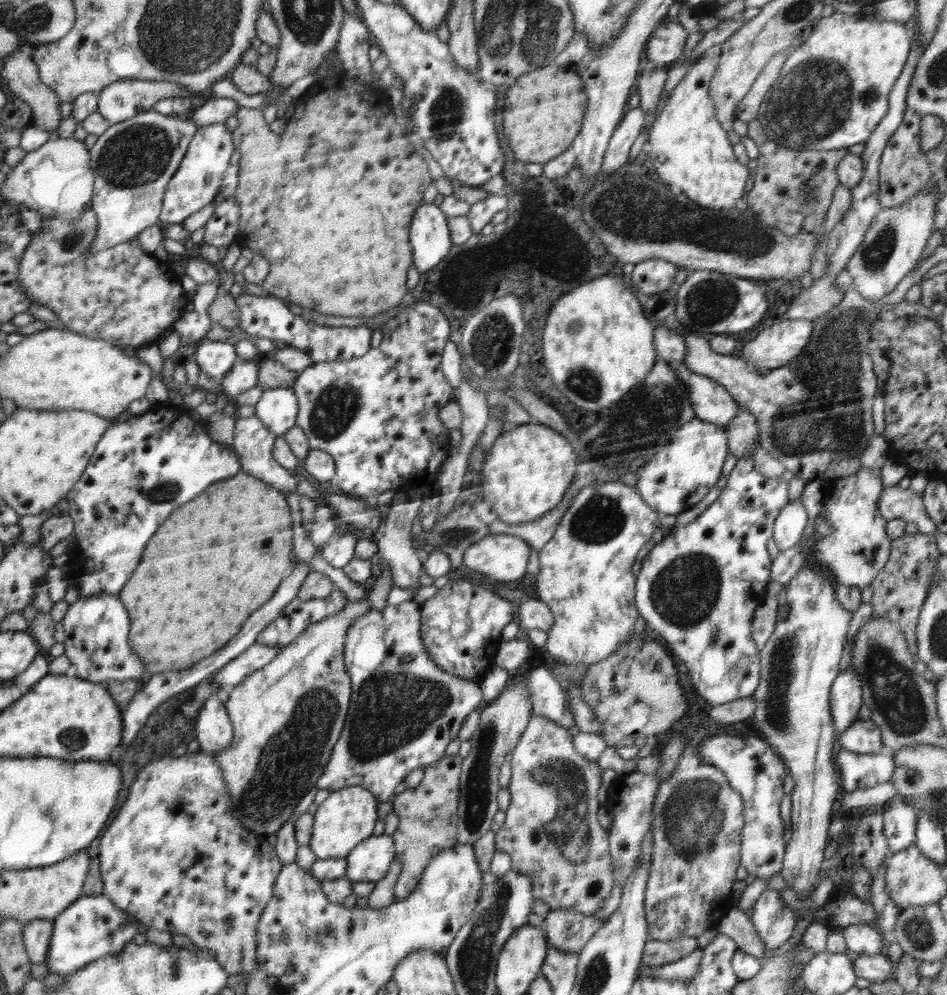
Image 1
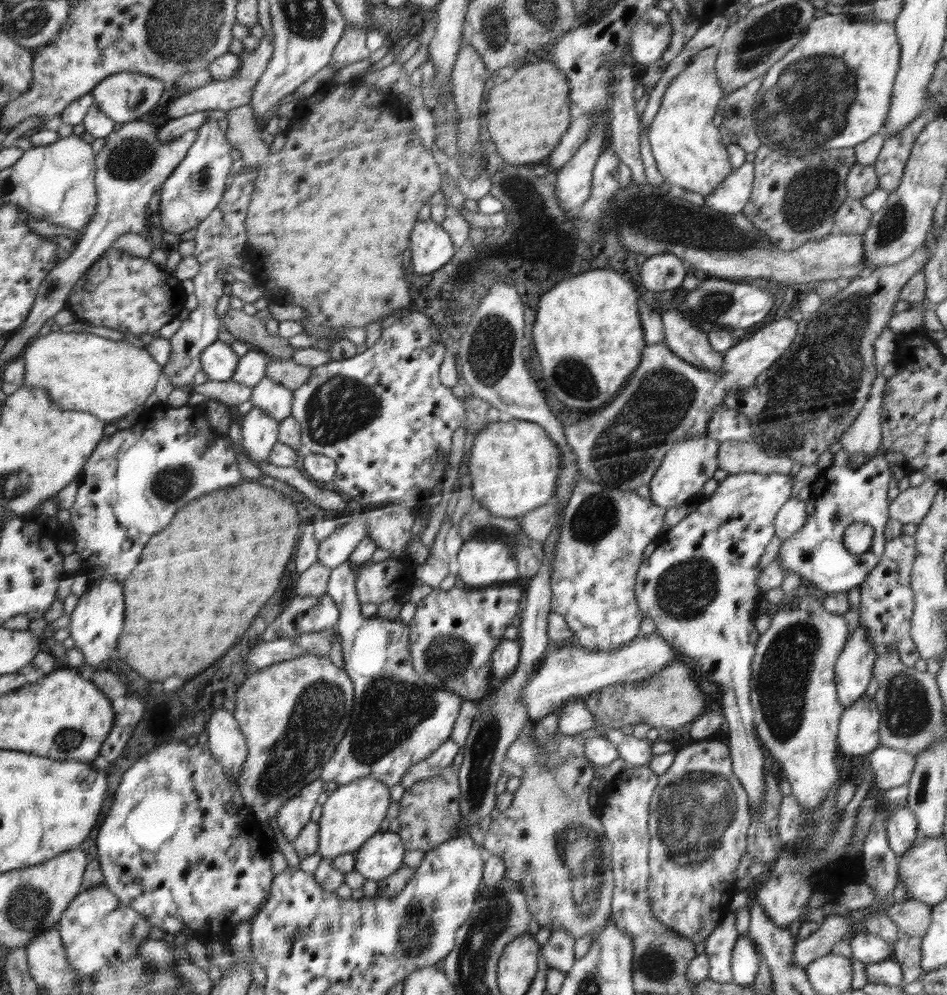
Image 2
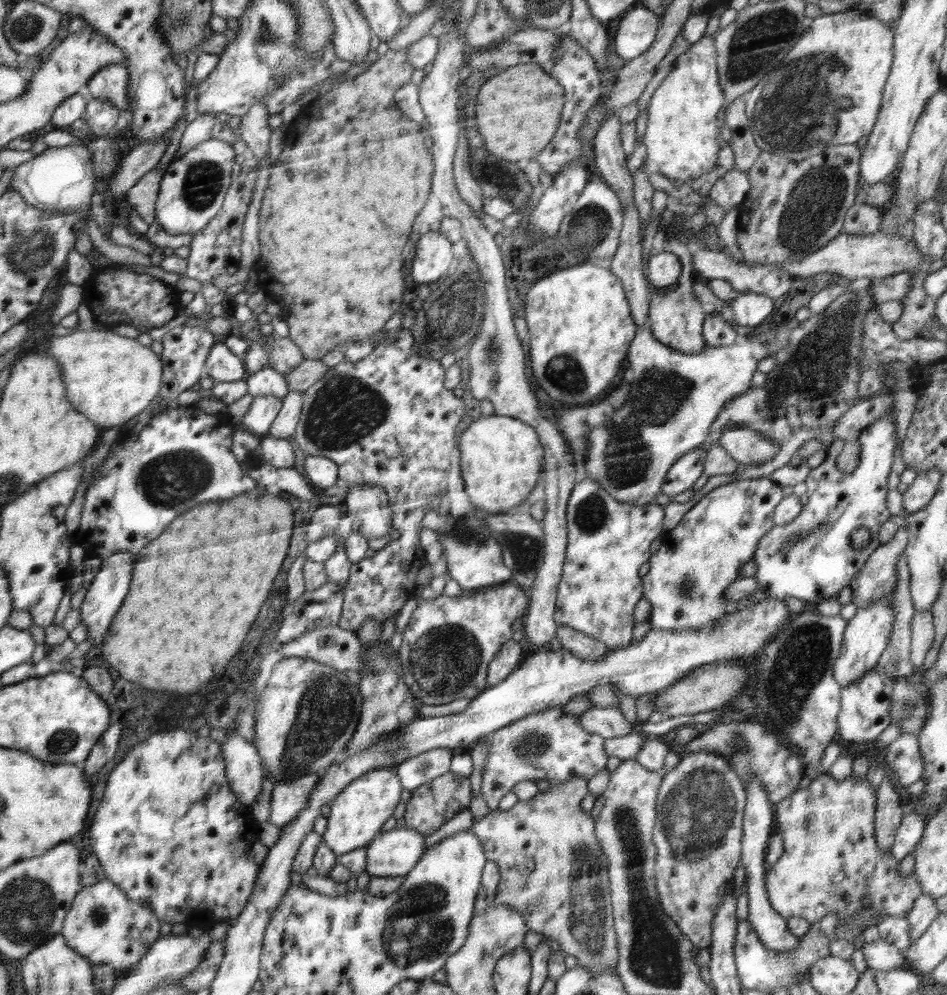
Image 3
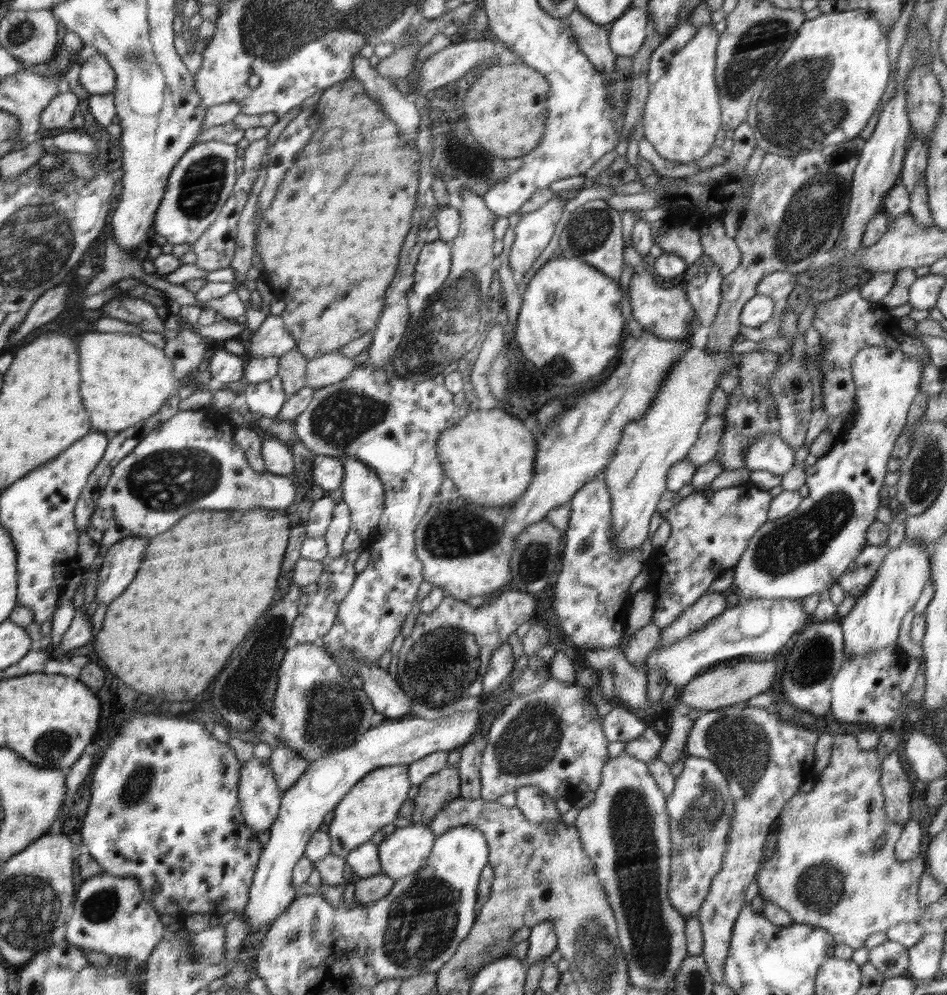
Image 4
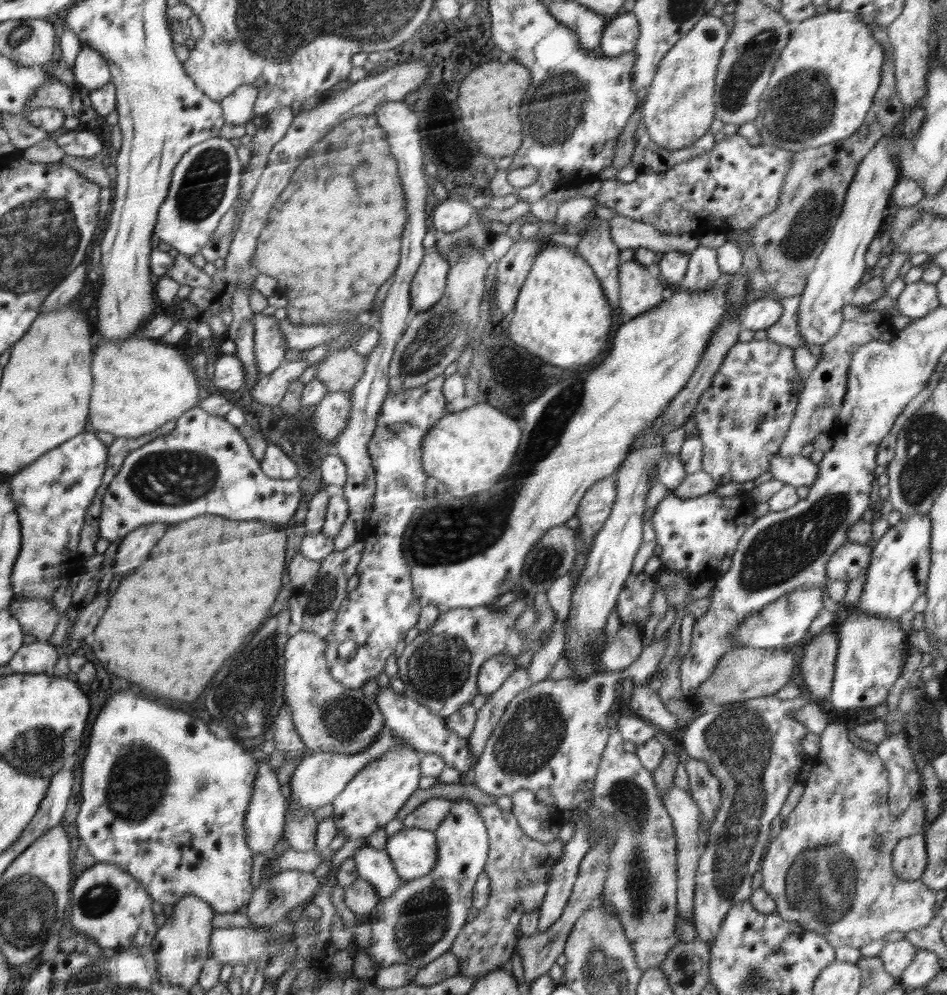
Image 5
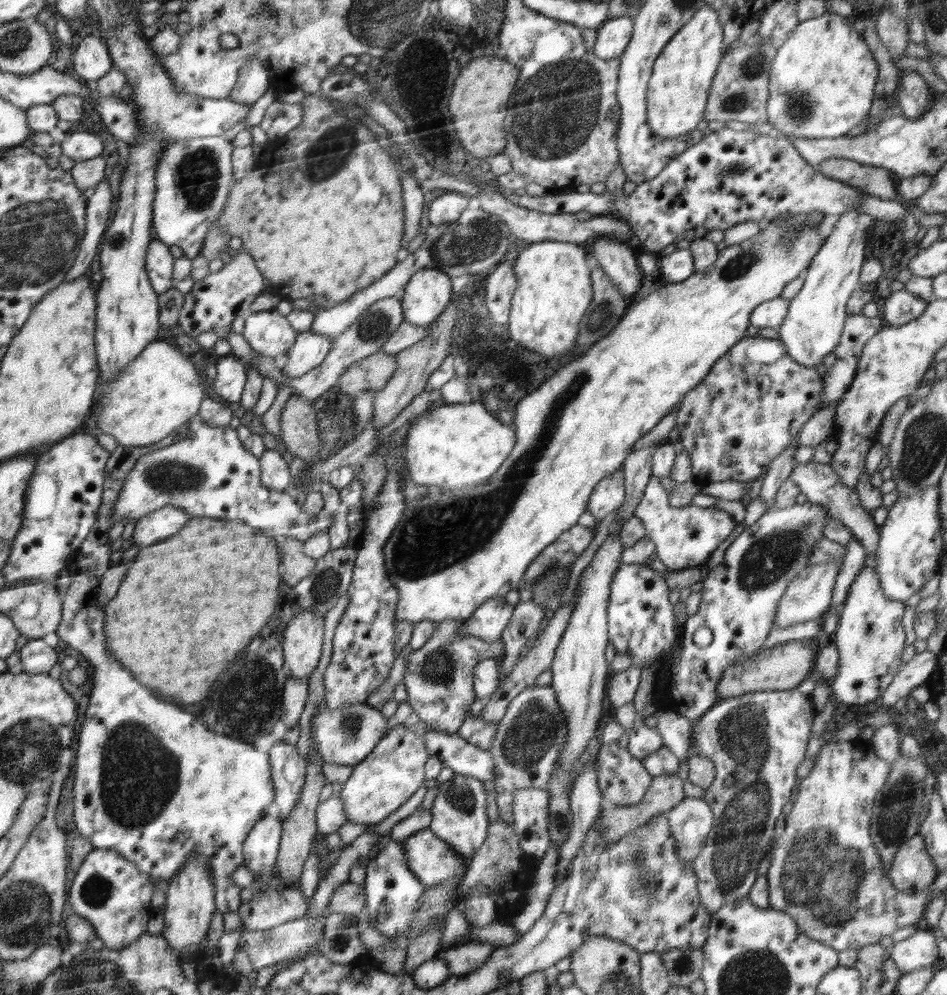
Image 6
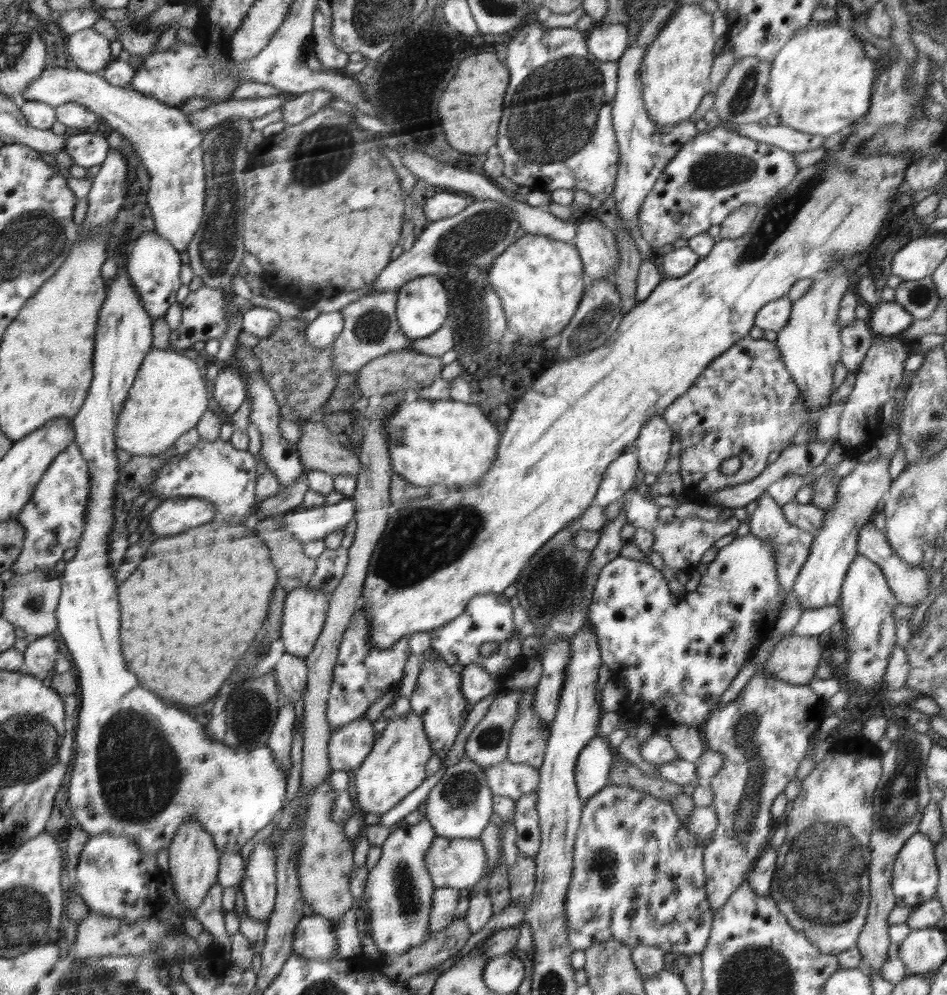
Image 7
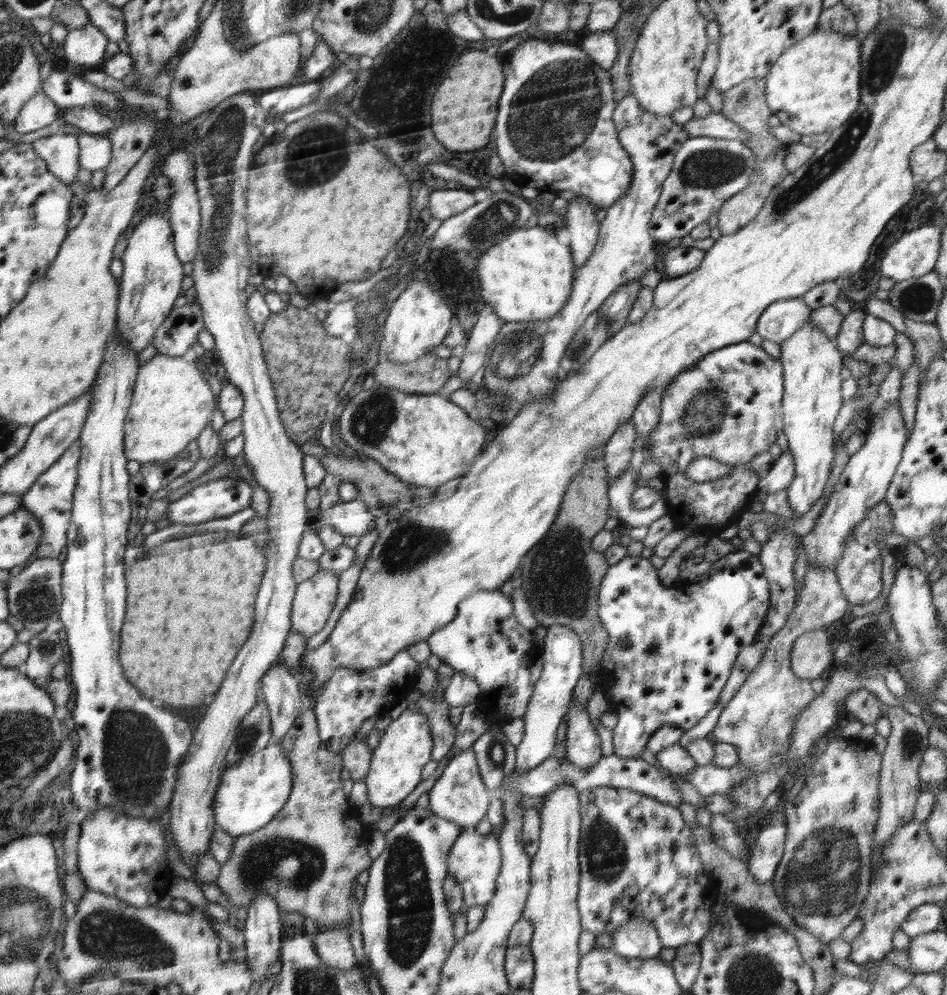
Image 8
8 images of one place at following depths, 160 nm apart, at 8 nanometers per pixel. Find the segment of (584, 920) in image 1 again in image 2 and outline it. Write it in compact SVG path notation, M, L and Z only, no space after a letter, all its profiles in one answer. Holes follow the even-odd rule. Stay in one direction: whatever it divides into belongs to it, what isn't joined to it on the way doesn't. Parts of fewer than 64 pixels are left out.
M552 931L547 944L541 948L541 954L548 967L567 973L574 965L576 939L568 931Z

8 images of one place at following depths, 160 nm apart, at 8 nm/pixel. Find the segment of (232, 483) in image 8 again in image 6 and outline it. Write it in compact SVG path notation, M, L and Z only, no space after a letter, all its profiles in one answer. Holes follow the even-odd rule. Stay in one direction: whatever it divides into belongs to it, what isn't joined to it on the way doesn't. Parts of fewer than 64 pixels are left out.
M174 506L152 512L138 519L128 544L135 545L136 543L140 548L146 548L154 542L166 540L168 536L182 530L184 524L190 522L192 518L188 512L184 512L182 508L174 508Z

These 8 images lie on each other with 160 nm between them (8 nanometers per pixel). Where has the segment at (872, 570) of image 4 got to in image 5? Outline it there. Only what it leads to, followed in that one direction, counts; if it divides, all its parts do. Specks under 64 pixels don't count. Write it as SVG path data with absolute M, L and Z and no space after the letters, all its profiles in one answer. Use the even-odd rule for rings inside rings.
M846 541L827 560L828 584L842 580L848 585L854 579L863 576L871 563L872 548L868 544Z

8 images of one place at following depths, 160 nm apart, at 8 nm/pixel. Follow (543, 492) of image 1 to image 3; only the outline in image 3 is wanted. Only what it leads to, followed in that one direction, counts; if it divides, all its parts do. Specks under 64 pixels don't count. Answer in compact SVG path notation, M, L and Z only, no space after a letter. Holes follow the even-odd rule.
M486 415L481 416L464 430L460 436L460 471L464 489L470 502L476 509L487 511L490 515L518 511L527 504L534 491L540 490L542 473L541 461L544 458L544 447L533 426L518 420L516 417Z

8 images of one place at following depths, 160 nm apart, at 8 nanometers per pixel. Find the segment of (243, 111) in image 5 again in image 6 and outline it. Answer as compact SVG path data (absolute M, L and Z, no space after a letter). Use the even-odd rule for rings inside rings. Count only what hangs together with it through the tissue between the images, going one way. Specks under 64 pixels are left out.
M252 58L239 68L238 82L228 96L238 104L253 105L269 88L269 76L261 60Z

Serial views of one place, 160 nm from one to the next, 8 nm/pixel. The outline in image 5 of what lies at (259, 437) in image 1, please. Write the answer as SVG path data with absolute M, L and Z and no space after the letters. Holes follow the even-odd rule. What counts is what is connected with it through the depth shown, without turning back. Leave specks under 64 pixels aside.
M287 359L273 373L260 376L253 384L250 388L253 399L268 406L280 404L291 382L297 380L306 368L305 361Z

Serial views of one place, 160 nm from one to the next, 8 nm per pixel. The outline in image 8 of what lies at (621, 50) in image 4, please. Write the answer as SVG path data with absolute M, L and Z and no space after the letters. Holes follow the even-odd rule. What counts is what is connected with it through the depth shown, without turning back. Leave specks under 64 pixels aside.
M610 31L591 33L580 47L602 70L609 70L618 54L616 36Z

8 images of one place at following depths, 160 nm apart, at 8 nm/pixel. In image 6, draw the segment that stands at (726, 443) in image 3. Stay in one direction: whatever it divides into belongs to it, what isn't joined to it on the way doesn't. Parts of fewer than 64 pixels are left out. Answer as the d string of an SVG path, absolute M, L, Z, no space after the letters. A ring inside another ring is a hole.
M814 461L804 465L796 465L788 480L792 480L798 486L802 494L807 497L808 503L822 505L832 519L840 521L843 526L849 528L853 534L853 539L859 540L865 554L870 556L871 563L876 560L881 527L875 524L872 513L864 511L864 508L860 506L857 491L840 484L838 476L834 474L834 470L830 468L830 465L817 464Z

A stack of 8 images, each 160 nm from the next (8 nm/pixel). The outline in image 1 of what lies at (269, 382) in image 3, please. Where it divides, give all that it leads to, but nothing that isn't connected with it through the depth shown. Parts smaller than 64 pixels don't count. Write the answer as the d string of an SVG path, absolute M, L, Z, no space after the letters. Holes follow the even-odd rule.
M291 387L263 389L260 400L253 405L255 415L277 437L283 436L295 425L299 406Z

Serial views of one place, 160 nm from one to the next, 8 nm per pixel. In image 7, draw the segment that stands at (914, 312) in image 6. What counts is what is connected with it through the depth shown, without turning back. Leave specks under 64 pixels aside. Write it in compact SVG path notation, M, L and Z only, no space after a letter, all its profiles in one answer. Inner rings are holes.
M896 301L881 302L871 310L868 318L871 333L874 336L891 336L902 333L914 320Z

